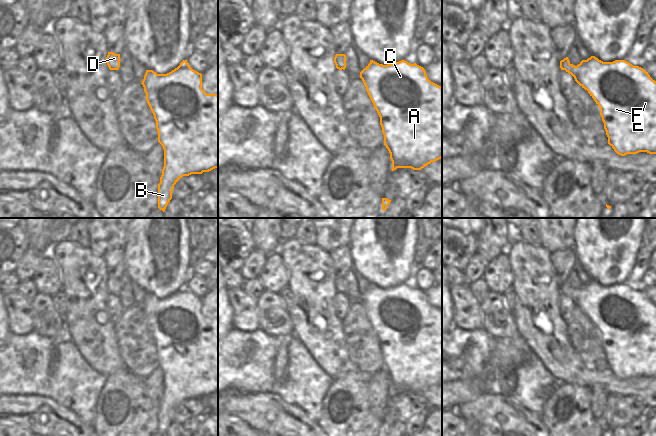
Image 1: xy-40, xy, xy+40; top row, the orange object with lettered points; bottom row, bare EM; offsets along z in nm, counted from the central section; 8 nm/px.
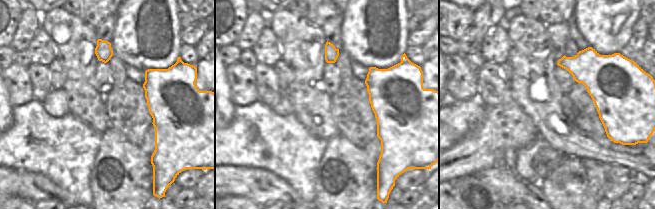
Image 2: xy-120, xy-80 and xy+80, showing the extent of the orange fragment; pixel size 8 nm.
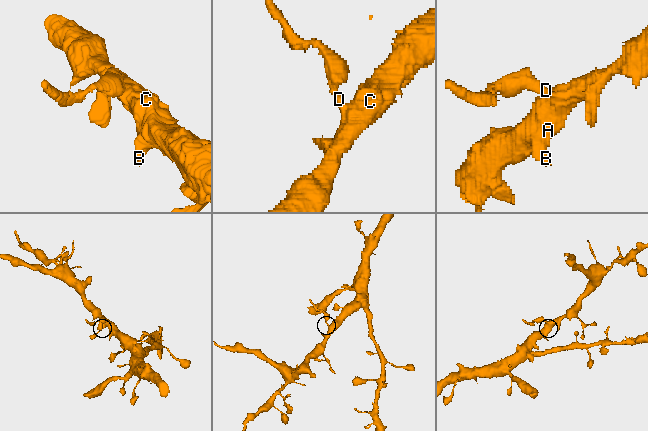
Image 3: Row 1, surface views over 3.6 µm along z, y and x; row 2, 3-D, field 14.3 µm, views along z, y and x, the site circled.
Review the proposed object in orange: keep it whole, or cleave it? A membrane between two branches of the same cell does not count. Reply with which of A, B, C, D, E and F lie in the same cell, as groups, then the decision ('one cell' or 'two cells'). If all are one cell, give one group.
groups A B C E F / D; two cells

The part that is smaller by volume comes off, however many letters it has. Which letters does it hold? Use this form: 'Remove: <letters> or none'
Remove: D

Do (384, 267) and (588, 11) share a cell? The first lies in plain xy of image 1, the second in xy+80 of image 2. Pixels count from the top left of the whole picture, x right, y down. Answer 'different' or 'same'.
same

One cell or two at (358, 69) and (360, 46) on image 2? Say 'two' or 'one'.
two

